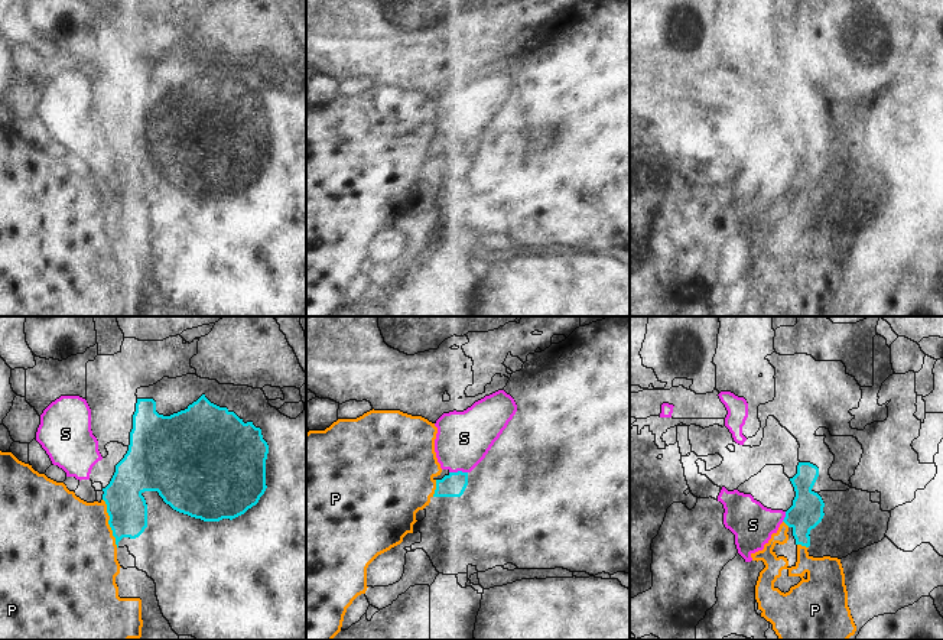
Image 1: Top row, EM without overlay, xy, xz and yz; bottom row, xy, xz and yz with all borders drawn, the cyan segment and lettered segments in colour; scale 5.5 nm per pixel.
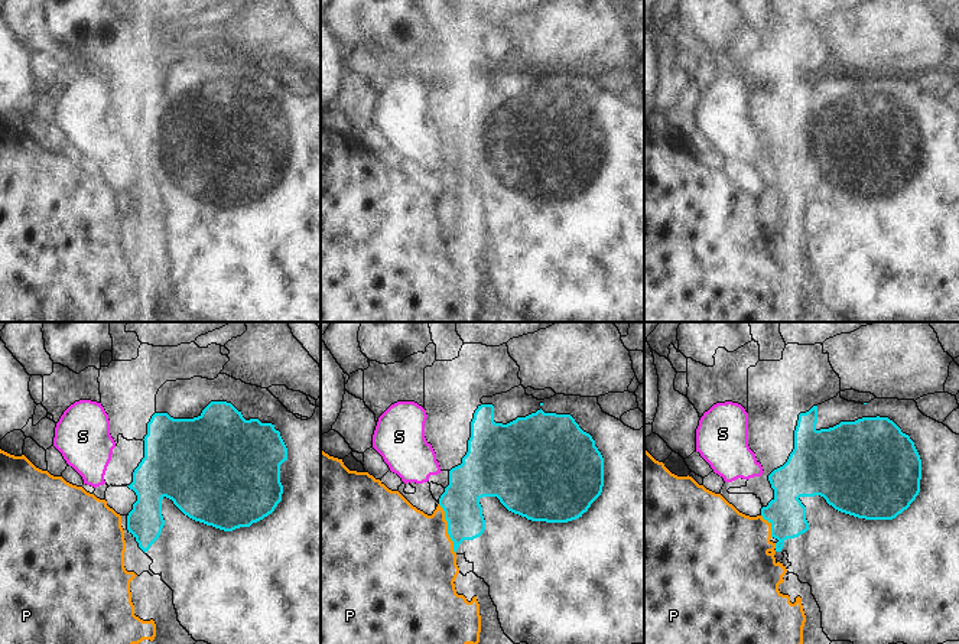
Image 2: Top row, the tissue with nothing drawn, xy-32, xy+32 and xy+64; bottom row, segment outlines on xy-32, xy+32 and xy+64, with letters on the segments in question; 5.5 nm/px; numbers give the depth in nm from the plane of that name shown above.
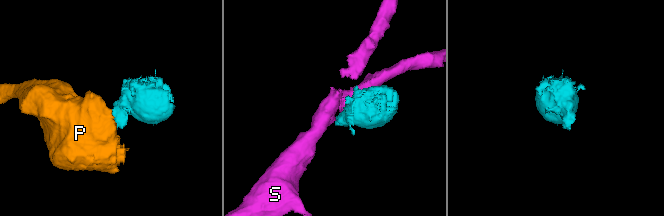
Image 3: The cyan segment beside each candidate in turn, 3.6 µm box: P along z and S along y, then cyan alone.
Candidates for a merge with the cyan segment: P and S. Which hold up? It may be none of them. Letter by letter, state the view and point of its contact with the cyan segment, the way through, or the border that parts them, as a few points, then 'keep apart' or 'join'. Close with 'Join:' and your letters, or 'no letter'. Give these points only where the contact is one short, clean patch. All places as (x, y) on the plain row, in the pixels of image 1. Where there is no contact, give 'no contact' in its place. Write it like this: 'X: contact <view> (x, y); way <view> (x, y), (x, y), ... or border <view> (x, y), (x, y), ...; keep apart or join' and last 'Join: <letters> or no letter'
P: contact xy (109, 200); keep apart
S: contact xz (458, 148); keep apart
Join: no letter

